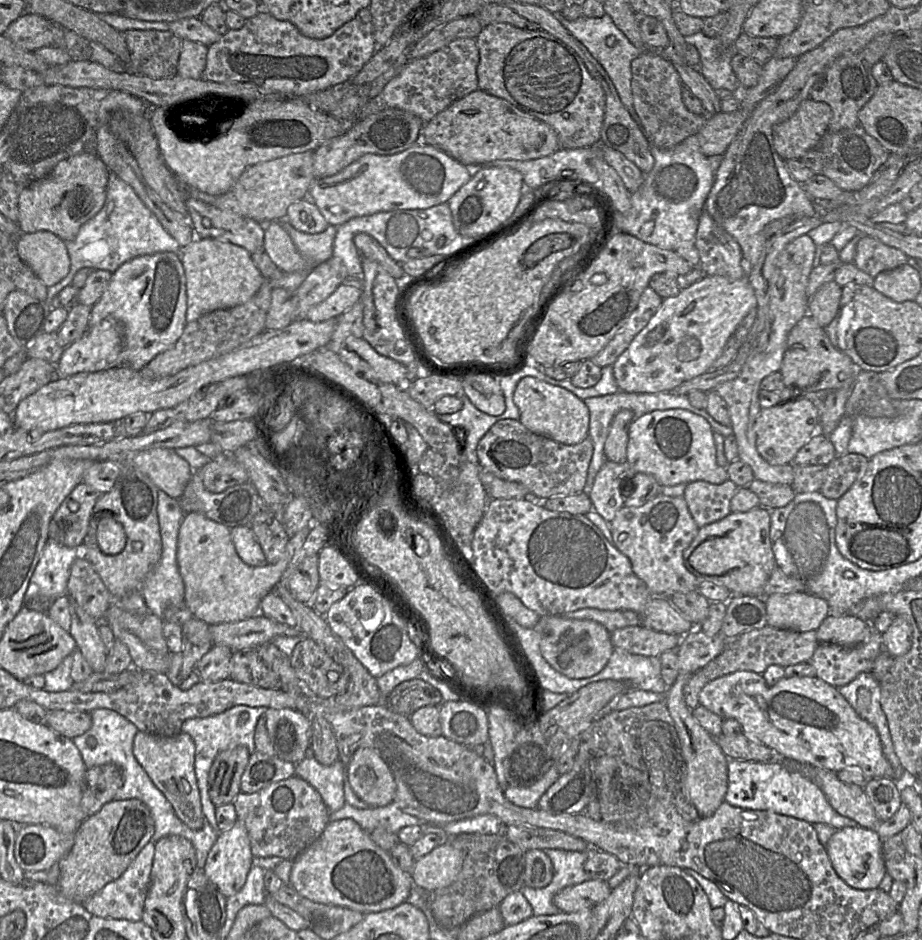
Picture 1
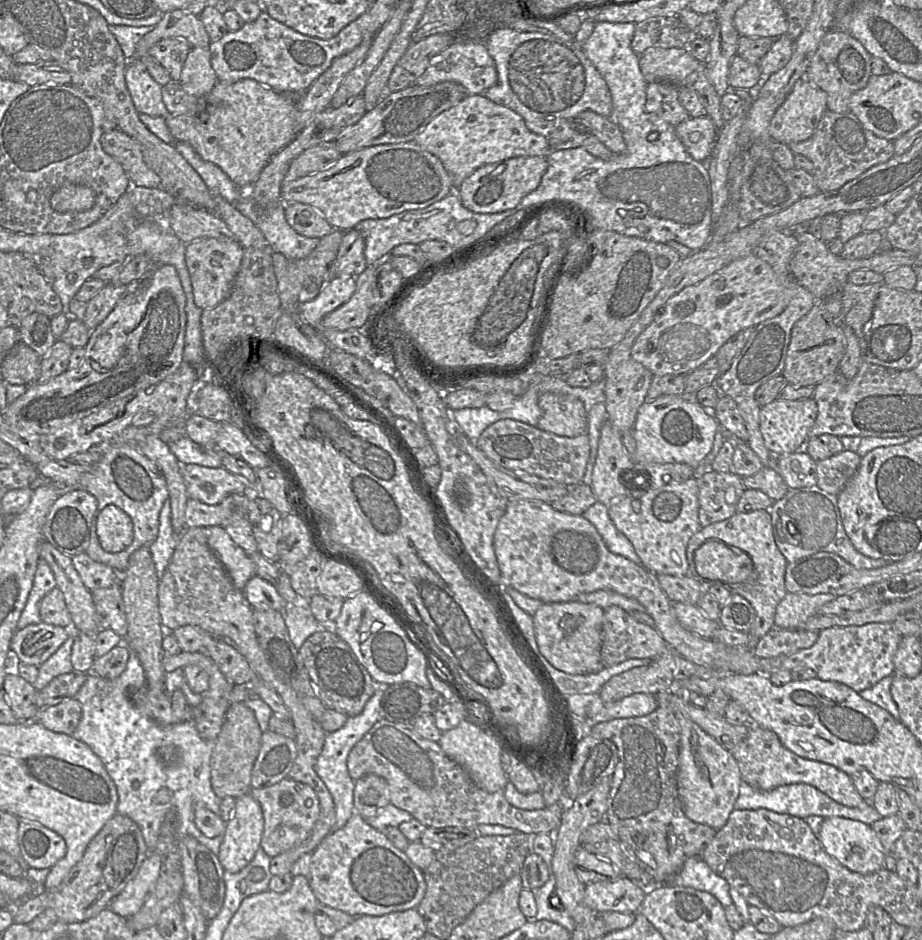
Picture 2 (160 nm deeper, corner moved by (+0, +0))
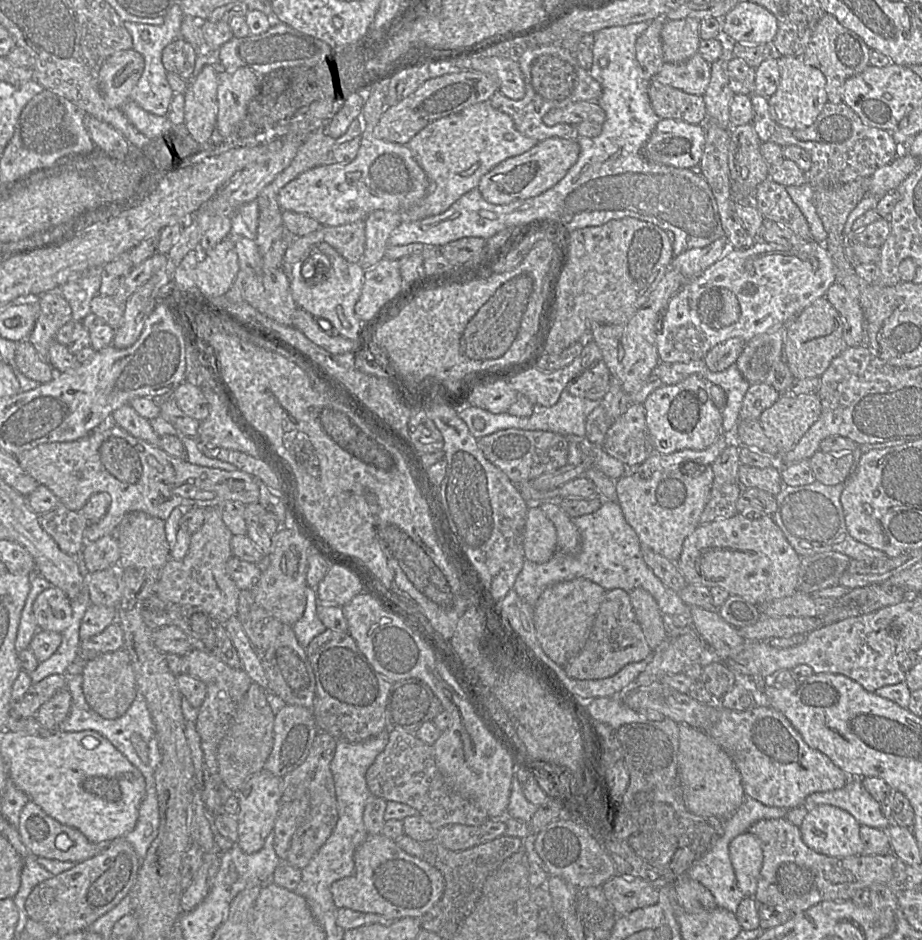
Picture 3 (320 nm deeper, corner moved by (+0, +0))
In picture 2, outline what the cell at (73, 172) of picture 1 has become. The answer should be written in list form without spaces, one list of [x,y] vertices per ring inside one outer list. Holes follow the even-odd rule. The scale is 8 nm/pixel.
[[[64,185],[50,198],[51,207],[58,212],[78,212],[90,209],[95,202],[95,192],[84,185]]]

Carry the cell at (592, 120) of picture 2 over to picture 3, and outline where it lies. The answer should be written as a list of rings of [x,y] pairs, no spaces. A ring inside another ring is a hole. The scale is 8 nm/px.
[[[579,101],[563,108],[550,110],[544,115],[543,122],[547,126],[558,123],[577,125],[585,121],[602,125],[605,119],[605,112],[597,102]]]

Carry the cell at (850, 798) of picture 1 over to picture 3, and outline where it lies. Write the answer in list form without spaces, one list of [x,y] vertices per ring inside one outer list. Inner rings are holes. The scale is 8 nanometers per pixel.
[[[714,702],[713,709],[716,721],[706,734],[726,752],[740,772],[745,797],[767,806],[790,809],[802,805],[810,794],[841,789],[848,783],[844,771],[811,748],[788,719],[765,702],[747,711],[734,711]]]

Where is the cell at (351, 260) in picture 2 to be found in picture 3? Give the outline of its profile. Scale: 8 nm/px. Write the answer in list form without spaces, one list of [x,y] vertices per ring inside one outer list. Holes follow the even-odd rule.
[[[376,210],[365,218],[365,250],[358,262],[364,271],[384,258],[389,237],[403,220],[404,212],[385,210]]]

